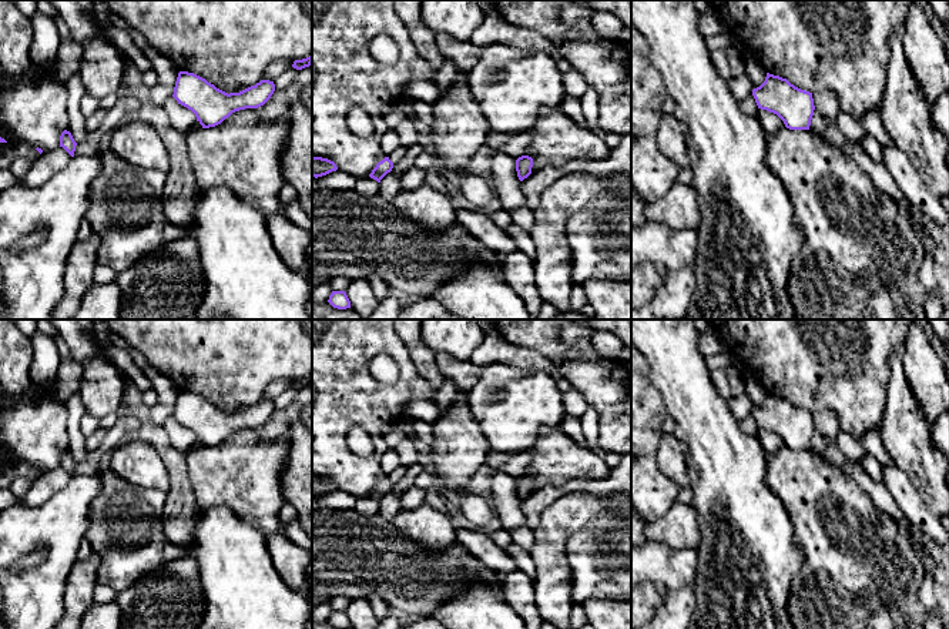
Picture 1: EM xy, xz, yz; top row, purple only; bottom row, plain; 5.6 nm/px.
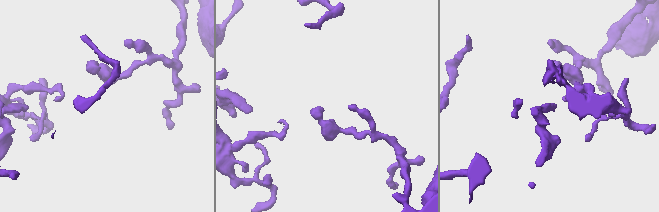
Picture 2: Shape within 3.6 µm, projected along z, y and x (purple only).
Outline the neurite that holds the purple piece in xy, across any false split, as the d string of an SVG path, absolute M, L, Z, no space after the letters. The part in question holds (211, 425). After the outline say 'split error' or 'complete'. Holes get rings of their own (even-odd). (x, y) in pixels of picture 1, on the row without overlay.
M180 391L172 416L195 434L202 448L209 448L235 431L264 425L274 411L274 401L261 399L239 412L228 414L194 392Z | complete

